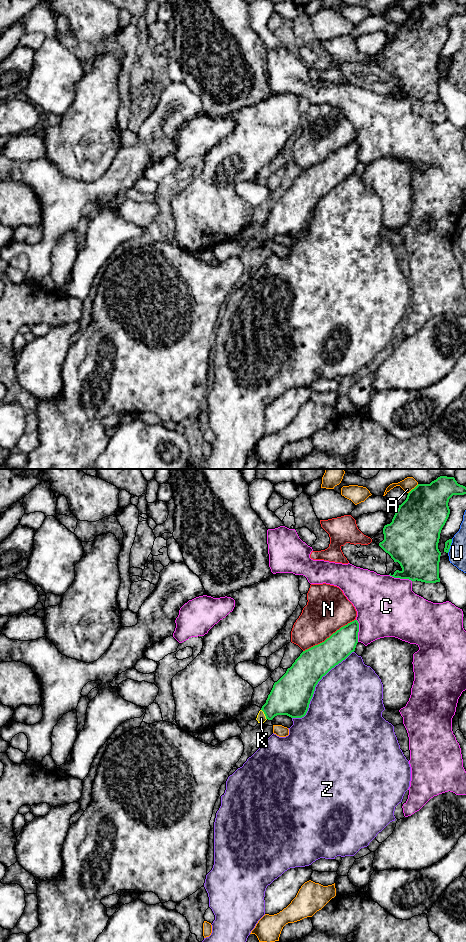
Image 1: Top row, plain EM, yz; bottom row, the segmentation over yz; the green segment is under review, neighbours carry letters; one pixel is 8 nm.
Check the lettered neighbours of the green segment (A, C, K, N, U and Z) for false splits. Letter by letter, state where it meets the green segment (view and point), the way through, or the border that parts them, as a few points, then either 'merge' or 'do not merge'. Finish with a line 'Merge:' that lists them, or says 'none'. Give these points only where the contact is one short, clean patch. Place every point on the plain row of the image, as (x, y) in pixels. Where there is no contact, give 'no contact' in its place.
A: yz (414, 8) | do not merge
C: yz (400, 98) | do not merge
K: yz (264, 233) | across yz (290, 216), (264, 233), (261, 238) | merge
N: yz (330, 156) | do not merge
U: yz (450, 65) | do not merge
Z: yz (315, 206) | do not merge
Merge: K

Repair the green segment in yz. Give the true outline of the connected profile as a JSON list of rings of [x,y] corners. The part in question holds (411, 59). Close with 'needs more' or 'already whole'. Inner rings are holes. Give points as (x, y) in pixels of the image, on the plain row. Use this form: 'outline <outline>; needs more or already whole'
outline [[[434,0],[430,4],[418,4],[408,13],[406,20],[399,25],[392,42],[384,46],[384,60],[379,63],[402,88],[401,91],[396,90],[393,95],[390,93],[390,96],[425,103],[440,102],[441,72],[438,63],[441,50],[450,34],[448,22],[453,15],[464,14],[466,7],[458,4],[456,0]]]; already whole

